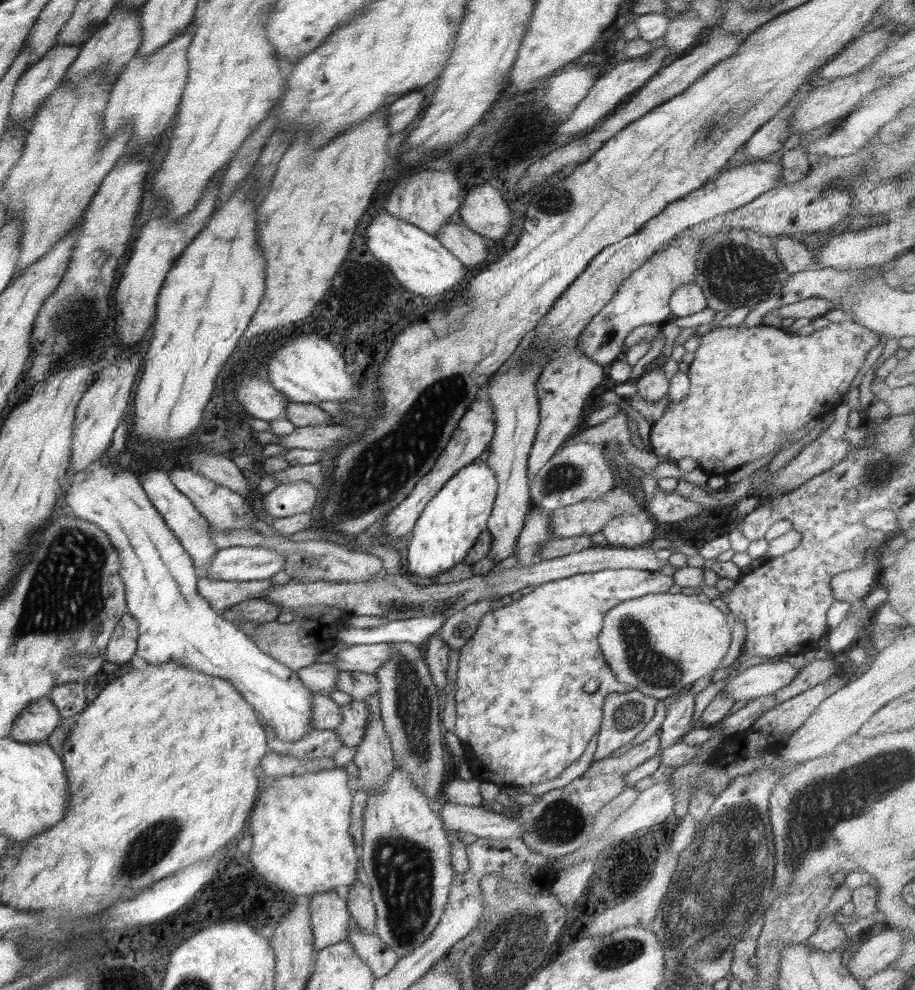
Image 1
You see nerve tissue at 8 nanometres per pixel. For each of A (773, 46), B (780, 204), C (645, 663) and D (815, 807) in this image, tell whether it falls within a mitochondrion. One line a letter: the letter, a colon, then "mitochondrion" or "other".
A: other
B: other
C: mitochondrion
D: mitochondrion

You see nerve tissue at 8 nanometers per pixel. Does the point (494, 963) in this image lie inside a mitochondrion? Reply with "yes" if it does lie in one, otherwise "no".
yes

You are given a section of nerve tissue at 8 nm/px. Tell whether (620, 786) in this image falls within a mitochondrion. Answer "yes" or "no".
no

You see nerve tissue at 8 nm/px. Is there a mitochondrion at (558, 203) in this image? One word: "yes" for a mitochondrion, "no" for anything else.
yes

